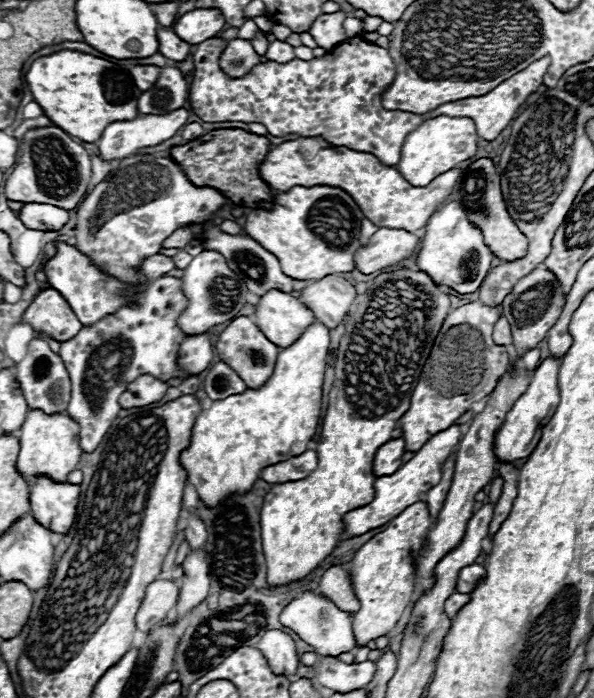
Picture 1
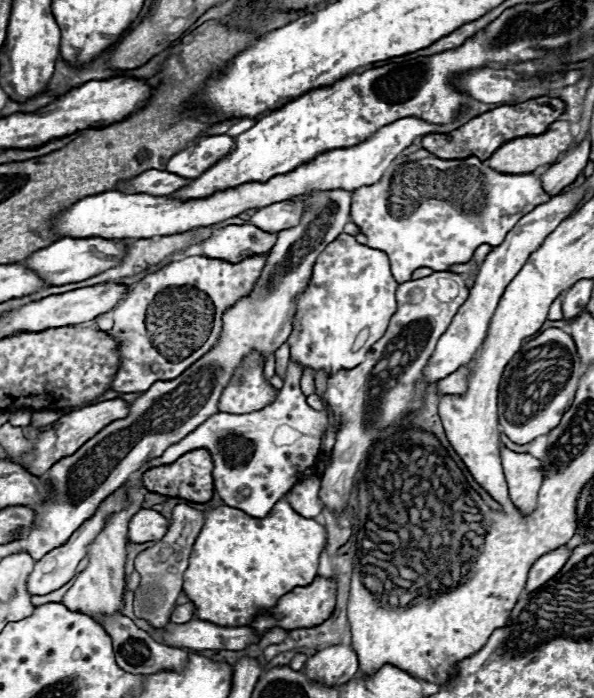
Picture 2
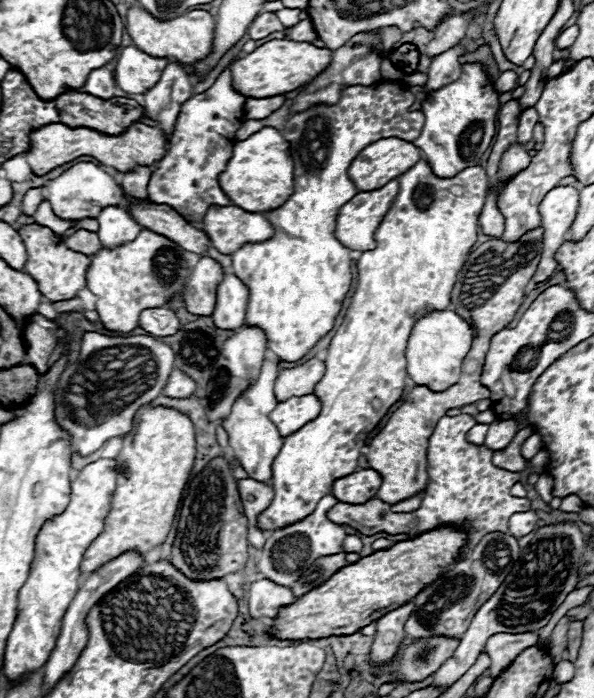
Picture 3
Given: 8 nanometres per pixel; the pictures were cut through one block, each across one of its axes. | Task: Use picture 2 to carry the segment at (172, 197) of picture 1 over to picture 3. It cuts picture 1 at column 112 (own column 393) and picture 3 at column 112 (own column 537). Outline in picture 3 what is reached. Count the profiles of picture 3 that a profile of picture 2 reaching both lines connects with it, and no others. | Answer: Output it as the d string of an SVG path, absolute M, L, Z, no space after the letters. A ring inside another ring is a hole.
M78 162L68 168L58 178L50 180L46 186L46 200L52 204L52 210L62 220L82 222L86 218L98 218L98 214L108 206L122 206L122 188L116 184L114 176L106 174L98 164L92 162Z

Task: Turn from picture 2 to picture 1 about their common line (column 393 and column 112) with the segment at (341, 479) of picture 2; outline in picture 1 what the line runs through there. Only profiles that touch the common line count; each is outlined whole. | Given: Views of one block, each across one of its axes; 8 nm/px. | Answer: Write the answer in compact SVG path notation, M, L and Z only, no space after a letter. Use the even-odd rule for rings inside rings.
M158 278L142 294L136 308L124 306L112 318L104 318L96 322L96 326L84 326L80 334L62 342L58 354L72 380L68 416L80 426L82 452L94 452L100 446L104 434L120 412L118 398L130 382L142 374L150 374L162 382L186 374L178 368L178 346L184 340L178 318L188 308L188 298L184 296L182 286L182 278Z

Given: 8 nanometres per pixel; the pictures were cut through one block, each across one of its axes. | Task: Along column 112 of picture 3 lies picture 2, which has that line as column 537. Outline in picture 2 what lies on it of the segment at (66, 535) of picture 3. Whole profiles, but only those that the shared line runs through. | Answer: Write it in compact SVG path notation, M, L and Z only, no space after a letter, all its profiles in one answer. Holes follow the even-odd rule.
M500 446L500 460L506 474L506 482L510 488L512 502L522 510L530 512L536 506L538 486L542 482L542 466L538 458L530 454L512 452L506 446Z

